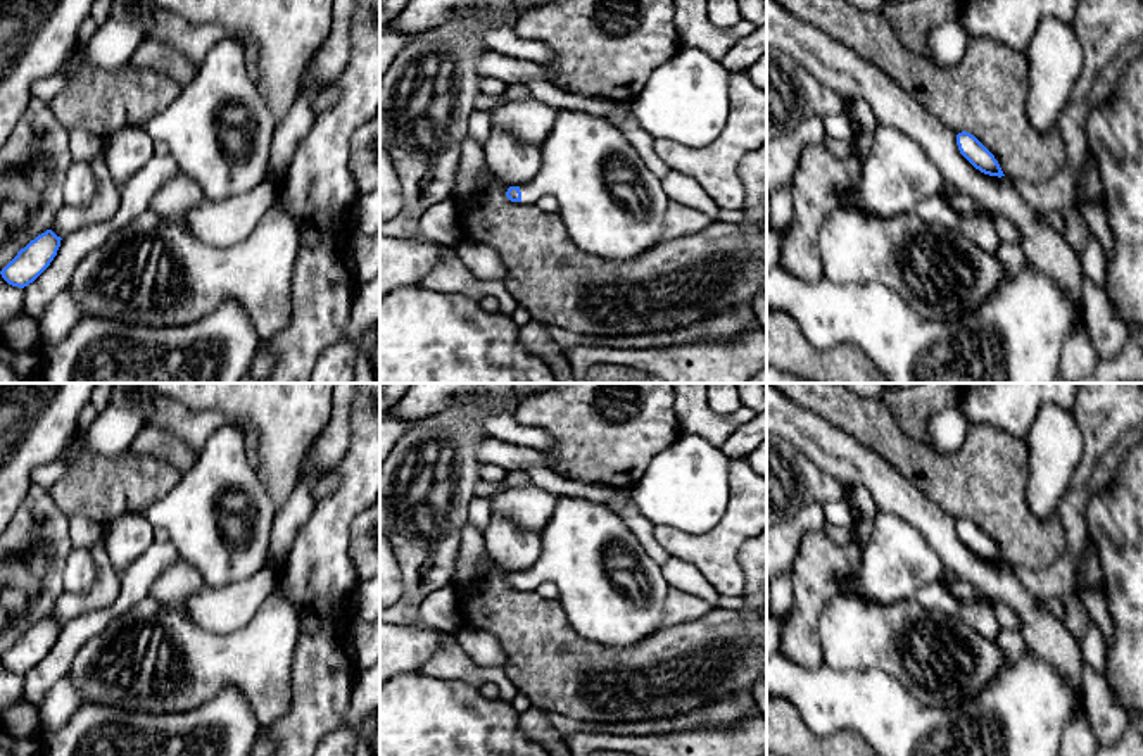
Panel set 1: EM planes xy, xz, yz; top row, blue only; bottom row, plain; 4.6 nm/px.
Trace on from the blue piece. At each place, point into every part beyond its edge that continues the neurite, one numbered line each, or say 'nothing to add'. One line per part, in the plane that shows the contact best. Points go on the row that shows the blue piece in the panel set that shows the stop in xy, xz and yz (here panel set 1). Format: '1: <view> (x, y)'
1: xz (612, 204)

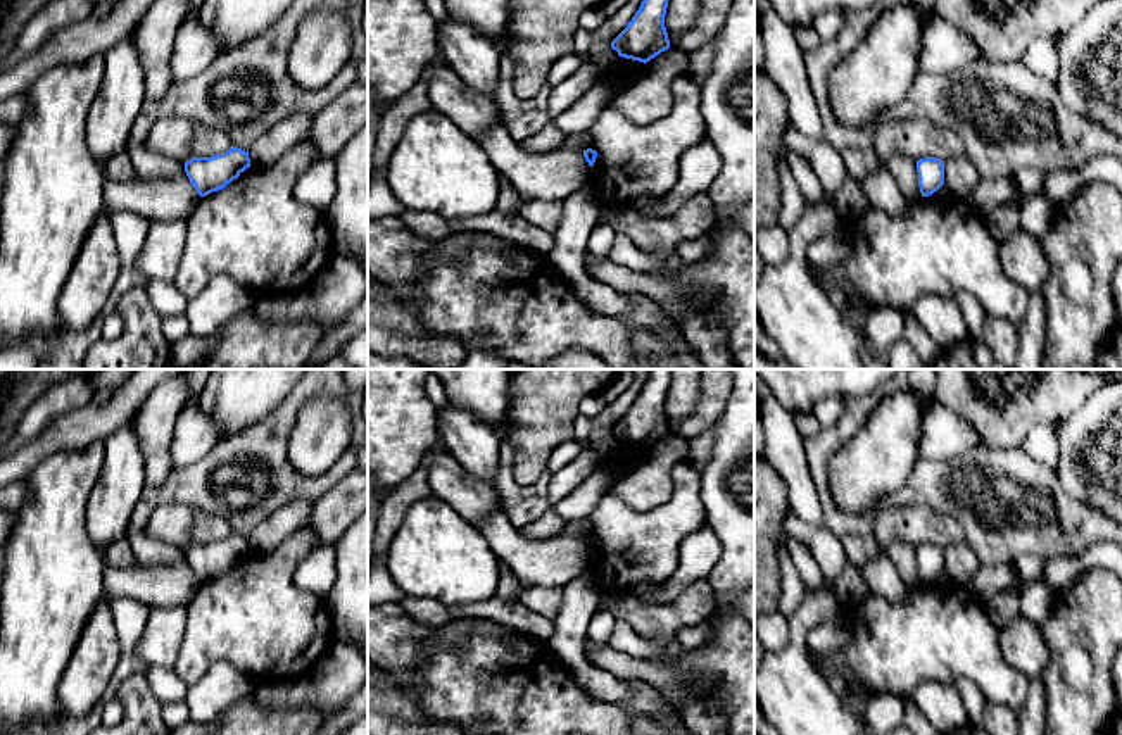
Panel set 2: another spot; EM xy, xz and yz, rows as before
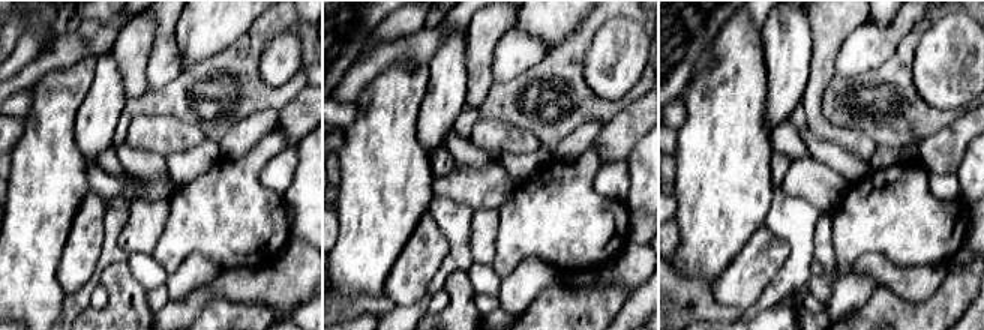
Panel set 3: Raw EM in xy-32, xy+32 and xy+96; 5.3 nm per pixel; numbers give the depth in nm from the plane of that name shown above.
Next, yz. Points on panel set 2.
nothing to add

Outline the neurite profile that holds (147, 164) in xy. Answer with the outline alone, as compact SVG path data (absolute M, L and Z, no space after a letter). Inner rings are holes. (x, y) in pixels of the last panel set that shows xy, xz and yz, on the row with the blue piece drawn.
M126 143L126 155L138 178L147 181L166 181L180 176L186 176L185 162L176 157L167 157L164 154L155 154L147 148L145 143Z

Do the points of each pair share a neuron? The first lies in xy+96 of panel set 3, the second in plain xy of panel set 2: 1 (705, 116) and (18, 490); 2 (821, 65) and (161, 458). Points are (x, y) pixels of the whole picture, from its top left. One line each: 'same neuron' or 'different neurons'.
1: different neurons
2: same neuron

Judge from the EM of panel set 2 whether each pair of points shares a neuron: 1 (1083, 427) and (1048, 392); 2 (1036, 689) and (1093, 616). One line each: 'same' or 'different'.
1: different
2: different

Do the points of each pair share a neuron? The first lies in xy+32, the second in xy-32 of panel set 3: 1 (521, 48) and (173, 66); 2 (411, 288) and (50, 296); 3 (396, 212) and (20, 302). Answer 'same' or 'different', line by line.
1: same
2: different
3: same

